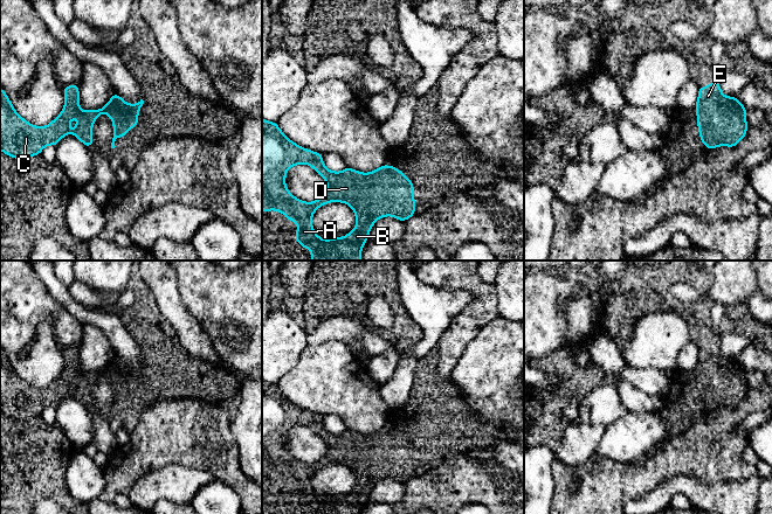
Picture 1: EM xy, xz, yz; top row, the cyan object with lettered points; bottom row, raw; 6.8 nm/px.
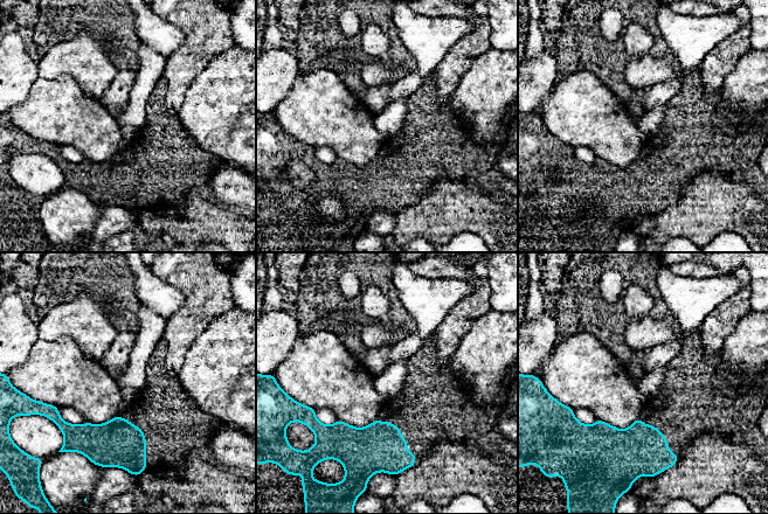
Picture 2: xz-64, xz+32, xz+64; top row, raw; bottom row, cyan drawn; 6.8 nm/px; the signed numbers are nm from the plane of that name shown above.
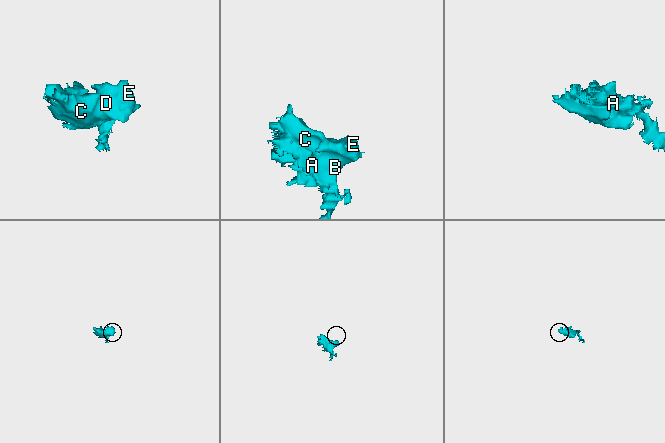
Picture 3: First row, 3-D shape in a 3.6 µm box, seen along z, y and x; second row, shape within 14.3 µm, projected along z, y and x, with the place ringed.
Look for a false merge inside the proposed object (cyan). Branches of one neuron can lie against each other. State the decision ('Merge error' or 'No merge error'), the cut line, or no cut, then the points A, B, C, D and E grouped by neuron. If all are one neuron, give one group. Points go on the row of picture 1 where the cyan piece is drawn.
No merge error. No split. Groups: A B C D E

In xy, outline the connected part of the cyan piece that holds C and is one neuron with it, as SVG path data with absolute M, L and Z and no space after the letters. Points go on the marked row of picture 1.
M78 83L63 88L64 106L47 126L35 126L13 107L7 93L0 88L0 151L13 159L40 155L46 146L56 146L67 134L74 134L87 147L94 144L92 125L99 114L106 113L113 125L111 148L117 138L125 137L130 128L138 127L138 116L144 100L126 103L116 92L99 110L82 111Z

